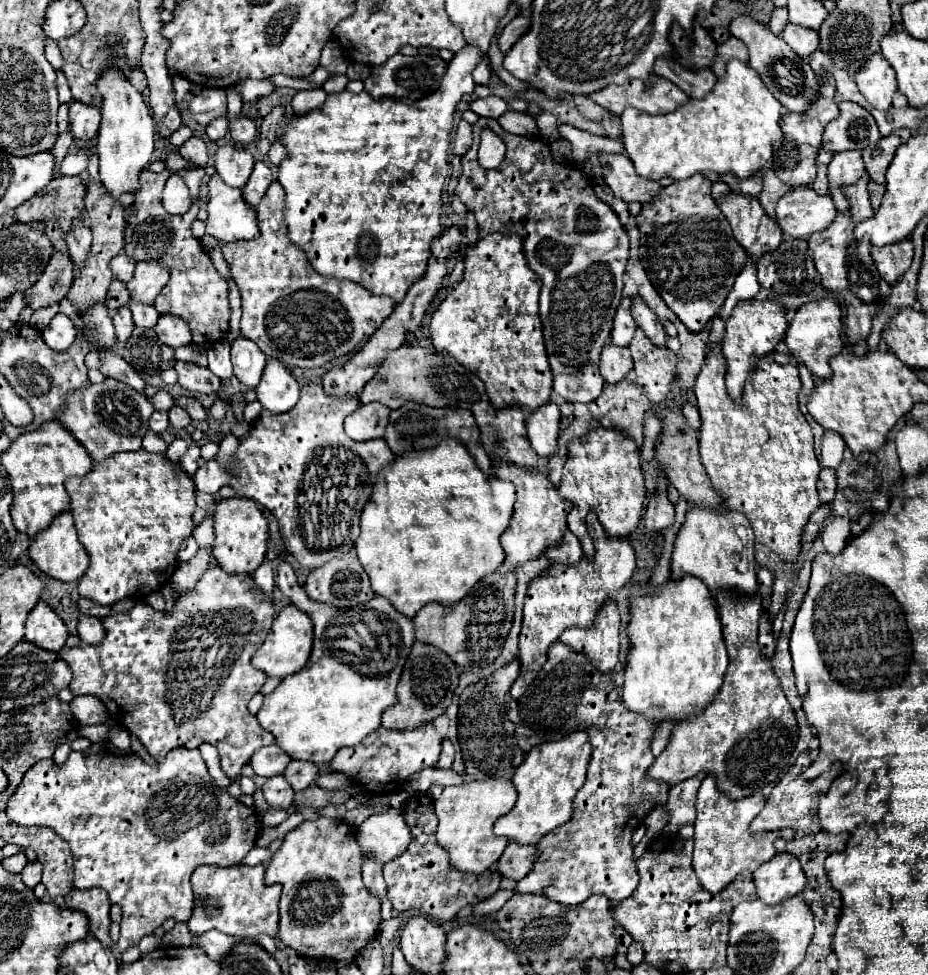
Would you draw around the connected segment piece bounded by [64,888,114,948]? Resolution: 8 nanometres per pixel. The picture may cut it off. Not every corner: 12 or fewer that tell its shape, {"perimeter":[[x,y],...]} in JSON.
{"perimeter":[[72,888],[64,902],[88,916],[90,932],[106,948],[110,900],[100,888]]}

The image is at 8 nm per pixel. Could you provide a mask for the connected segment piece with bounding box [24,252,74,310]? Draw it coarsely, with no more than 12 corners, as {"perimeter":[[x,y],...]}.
{"perimeter":[[54,252],[40,280],[24,292],[32,310],[68,294],[74,266]]}

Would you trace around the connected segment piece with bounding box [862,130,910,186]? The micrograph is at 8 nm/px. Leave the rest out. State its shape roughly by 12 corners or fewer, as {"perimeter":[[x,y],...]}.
{"perimeter":[[908,130],[880,138],[864,148],[870,178],[886,186],[886,170],[896,148],[910,136]]}

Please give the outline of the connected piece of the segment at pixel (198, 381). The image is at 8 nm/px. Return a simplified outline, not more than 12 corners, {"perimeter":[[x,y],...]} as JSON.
{"perimeter":[[176,362],[178,384],[190,392],[218,392],[222,380],[194,362]]}

